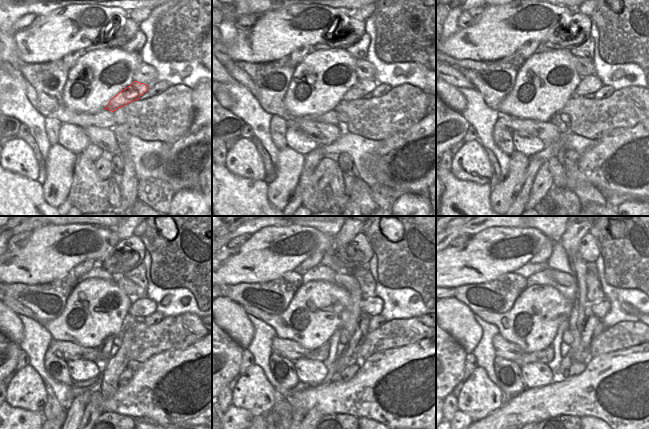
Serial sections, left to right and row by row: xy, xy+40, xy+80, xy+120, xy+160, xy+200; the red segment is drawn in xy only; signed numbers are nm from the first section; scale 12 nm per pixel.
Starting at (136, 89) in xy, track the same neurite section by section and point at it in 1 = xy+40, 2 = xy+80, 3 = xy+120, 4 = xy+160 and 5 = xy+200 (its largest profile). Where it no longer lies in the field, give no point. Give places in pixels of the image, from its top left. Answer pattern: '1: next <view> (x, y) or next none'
1: next xy+40 (362, 87)
2: next xy+80 (589, 84)
3: next xy+120 (144, 307)
4: next xy+160 (373, 306)
5: next xy+200 (600, 309)

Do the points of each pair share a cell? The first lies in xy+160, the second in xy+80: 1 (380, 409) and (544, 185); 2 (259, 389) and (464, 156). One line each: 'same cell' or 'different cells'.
1: different cells
2: same cell

